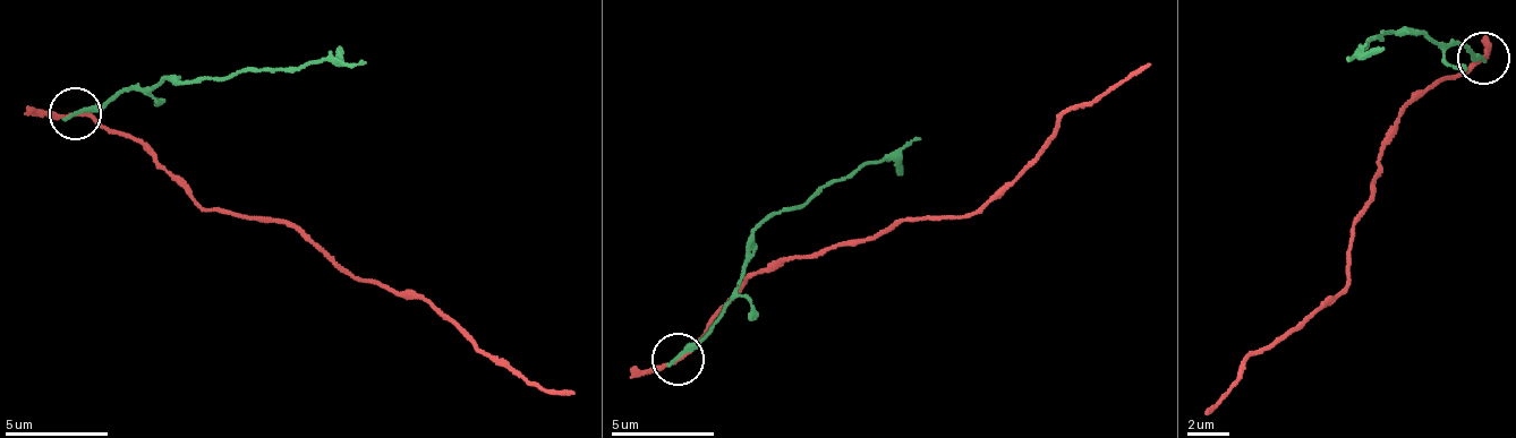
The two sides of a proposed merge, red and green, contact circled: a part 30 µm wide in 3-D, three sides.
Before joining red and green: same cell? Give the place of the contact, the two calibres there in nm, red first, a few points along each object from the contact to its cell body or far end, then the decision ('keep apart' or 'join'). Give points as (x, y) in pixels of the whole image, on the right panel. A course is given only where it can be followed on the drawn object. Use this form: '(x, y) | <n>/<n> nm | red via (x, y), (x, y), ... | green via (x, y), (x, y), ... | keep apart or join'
(1483, 58) | 180/240 nm | red via (1484, 59), (1412, 99), (1374, 162), (1370, 203), (1353, 231), (1347, 286), (1258, 346), (1226, 395), (1207, 415) | green via (1484, 59), (1457, 45), (1388, 29), (1386, 41), (1360, 44), (1351, 62) | keep apart

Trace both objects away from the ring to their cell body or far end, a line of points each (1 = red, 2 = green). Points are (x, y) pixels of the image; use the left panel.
1: (76, 114), (146, 153), (205, 209), (296, 222), (357, 277), (419, 297), (473, 343), (530, 383), (576, 394)
2: (76, 114), (133, 89), (187, 79), (303, 65), (367, 62)

